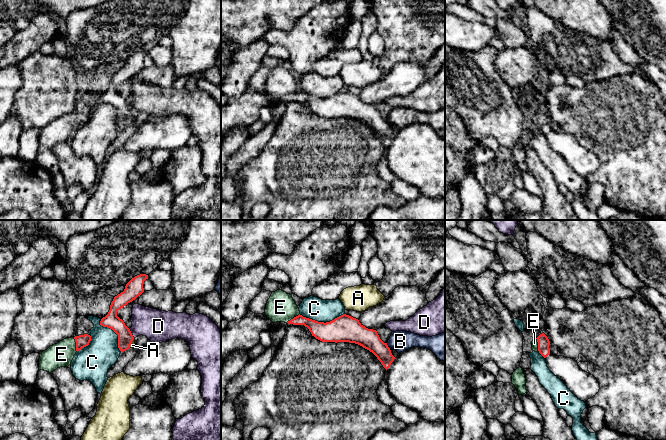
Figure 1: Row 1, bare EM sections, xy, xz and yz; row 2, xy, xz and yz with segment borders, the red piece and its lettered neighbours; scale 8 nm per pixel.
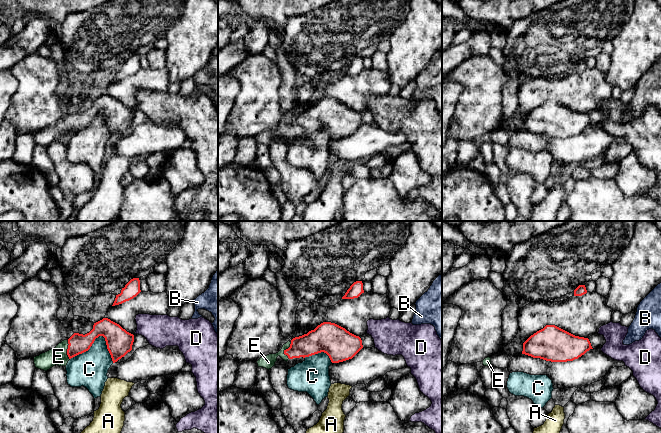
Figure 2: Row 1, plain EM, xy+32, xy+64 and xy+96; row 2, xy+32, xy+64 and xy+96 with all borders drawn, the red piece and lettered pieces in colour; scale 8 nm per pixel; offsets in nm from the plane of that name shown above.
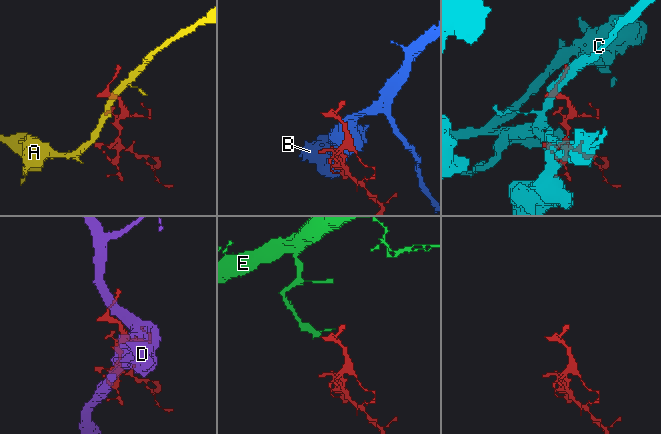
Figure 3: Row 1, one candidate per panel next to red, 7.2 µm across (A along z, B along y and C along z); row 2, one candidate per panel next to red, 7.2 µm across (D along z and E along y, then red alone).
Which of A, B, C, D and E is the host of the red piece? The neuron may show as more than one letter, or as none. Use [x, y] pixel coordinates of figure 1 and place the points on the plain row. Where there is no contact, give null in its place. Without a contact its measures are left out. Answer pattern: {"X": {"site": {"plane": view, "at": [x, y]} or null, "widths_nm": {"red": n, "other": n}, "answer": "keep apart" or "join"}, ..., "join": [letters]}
{"A": {"site": {"plane": "xy", "at": [131, 118]}, "widths_nm": {"red": 120, "other": 40}, "answer": "keep apart"}, "B": {"site": {"plane": "xz", "at": [387, 122]}, "widths_nm": {"red": 160, "other": 160}, "answer": "keep apart"}, "C": {"site": {"plane": "xz", "at": [321, 98]}, "widths_nm": {"red": 220, "other": 180}, "answer": "keep apart"}, "D": {"site": {"plane": "xy", "at": [131, 109]}, "widths_nm": {"red": 120, "other": 260}, "answer": "keep apart"}, "E": {"site": {"plane": "xy", "at": [76, 120]}, "widths_nm": {"red": 100, "other": 190}, "answer": "join"}, "join": ["E"]}

